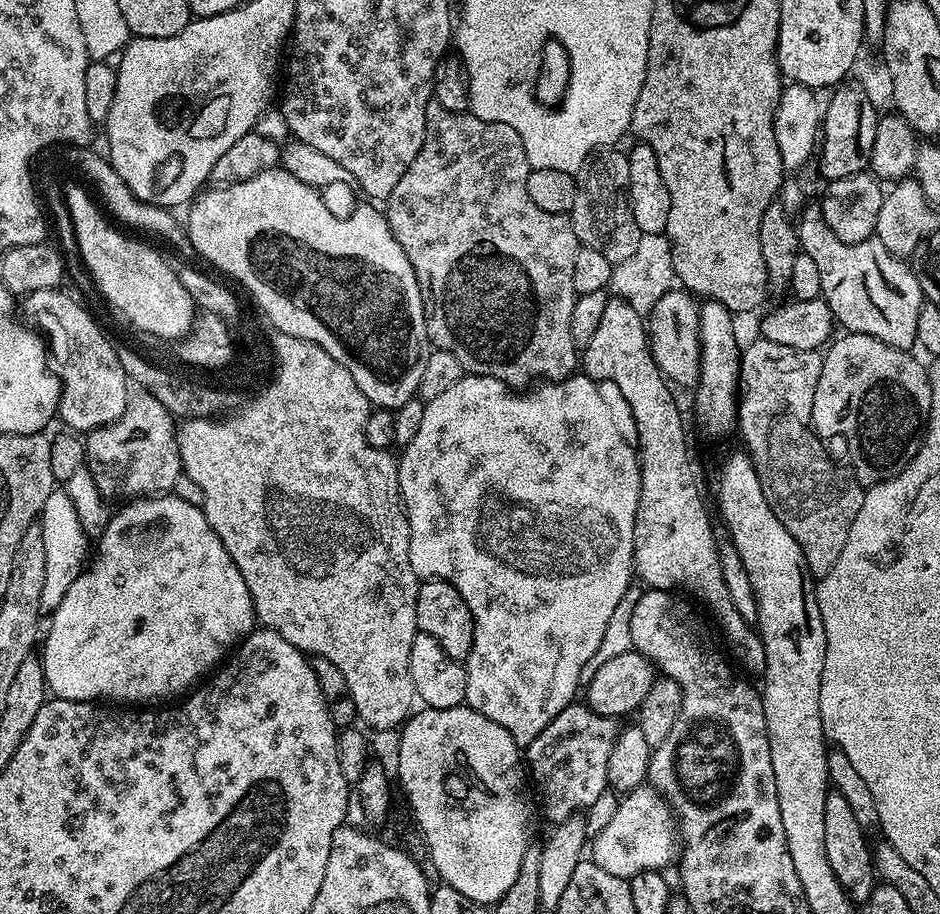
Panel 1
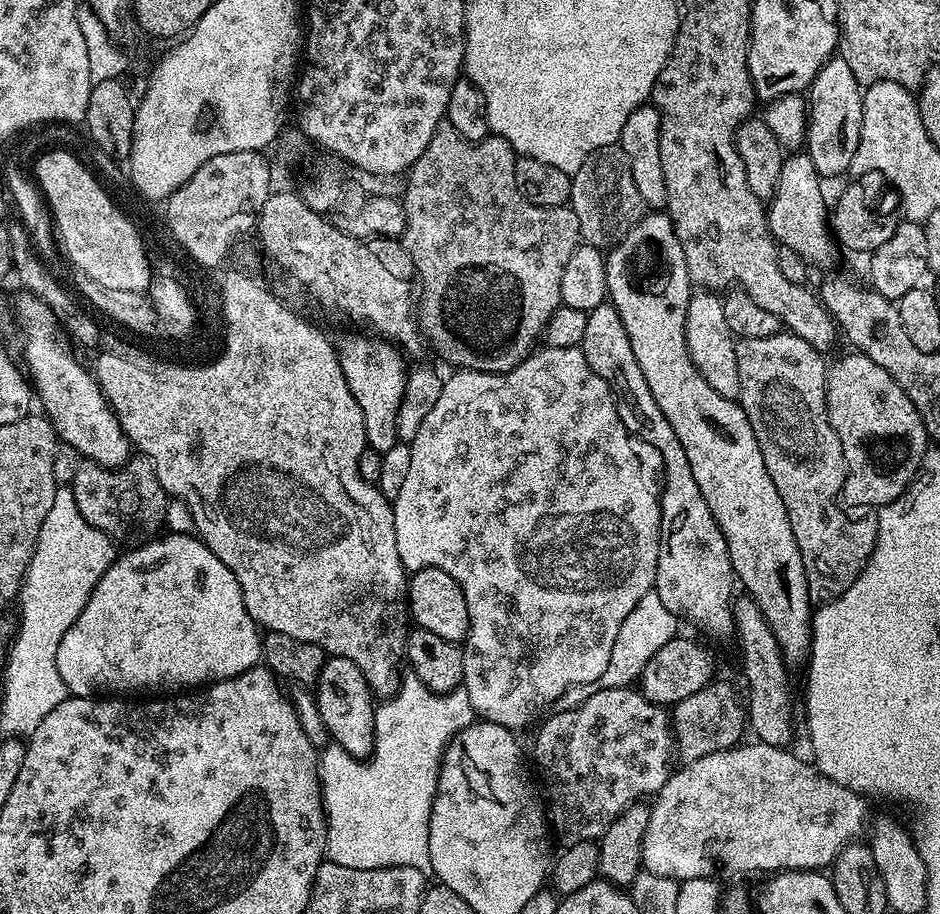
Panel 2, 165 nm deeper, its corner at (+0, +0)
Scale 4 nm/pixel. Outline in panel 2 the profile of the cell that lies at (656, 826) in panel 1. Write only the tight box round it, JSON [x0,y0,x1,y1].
[642,742,870,882]

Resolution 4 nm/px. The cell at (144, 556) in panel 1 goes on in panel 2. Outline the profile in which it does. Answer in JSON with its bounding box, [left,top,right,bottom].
[58,532,262,696]

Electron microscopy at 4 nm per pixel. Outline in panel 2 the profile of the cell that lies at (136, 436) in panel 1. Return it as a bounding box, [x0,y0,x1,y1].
[70,455,170,546]

